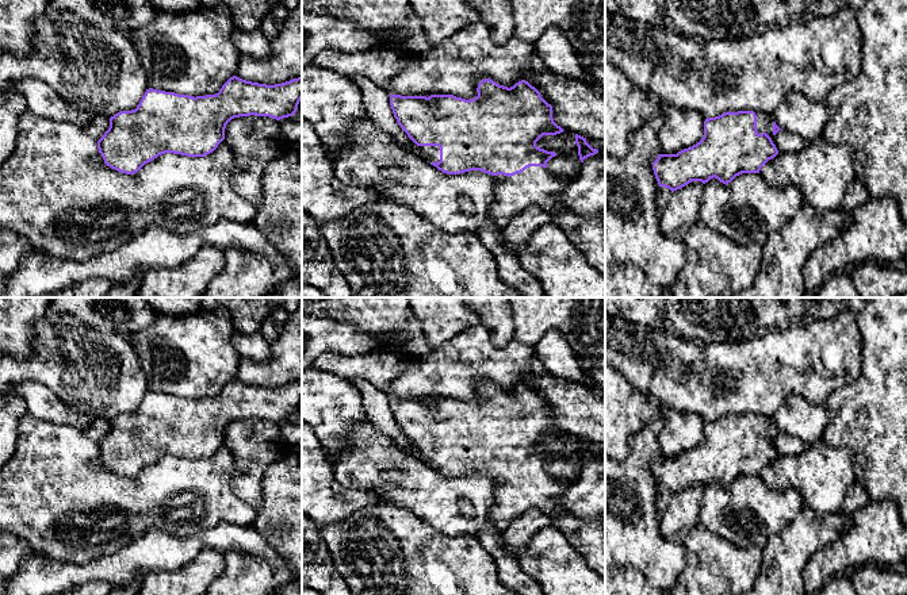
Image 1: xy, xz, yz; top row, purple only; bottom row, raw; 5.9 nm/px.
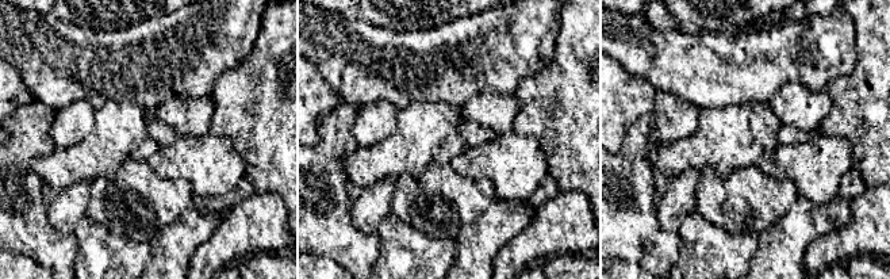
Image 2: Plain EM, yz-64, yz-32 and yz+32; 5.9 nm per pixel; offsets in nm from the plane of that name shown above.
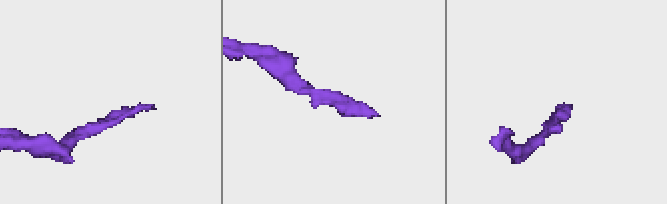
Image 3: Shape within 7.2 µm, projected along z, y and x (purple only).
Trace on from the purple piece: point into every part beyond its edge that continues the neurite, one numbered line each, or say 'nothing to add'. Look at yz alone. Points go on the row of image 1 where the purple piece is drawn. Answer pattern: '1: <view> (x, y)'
1: yz (764, 121)

